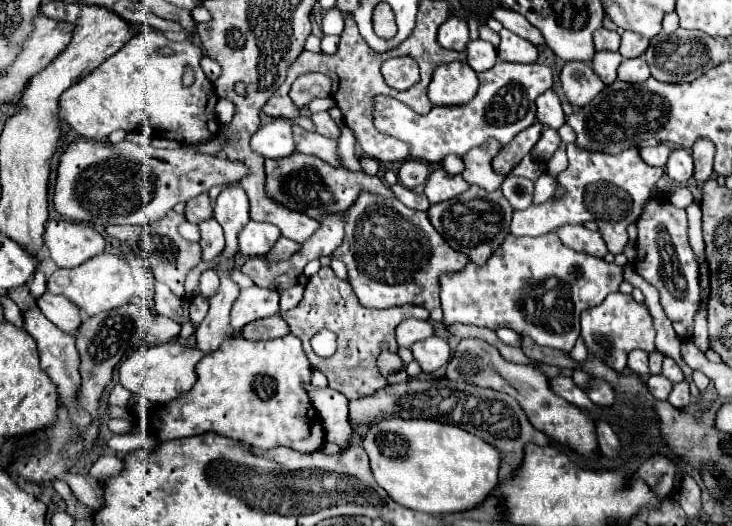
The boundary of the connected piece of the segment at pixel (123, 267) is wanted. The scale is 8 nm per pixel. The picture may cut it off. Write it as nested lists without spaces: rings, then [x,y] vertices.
[[[100,253],[74,269],[56,269],[48,279],[48,291],[54,295],[68,297],[72,303],[76,303],[82,309],[82,313],[94,317],[98,313],[128,303],[136,295],[136,283],[130,273],[130,265],[122,257]]]

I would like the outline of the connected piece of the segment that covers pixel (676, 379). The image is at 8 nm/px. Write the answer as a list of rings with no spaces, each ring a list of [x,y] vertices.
[[[664,357],[664,369],[662,369],[662,375],[668,377],[672,383],[680,383],[680,381],[684,379],[682,369],[680,369],[680,367],[676,365],[676,361],[670,359],[670,357]]]

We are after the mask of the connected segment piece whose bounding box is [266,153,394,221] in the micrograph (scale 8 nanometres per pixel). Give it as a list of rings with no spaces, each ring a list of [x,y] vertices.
[[[294,153],[284,159],[266,159],[266,193],[268,197],[276,199],[276,203],[286,205],[292,211],[300,211],[312,219],[324,219],[332,213],[340,213],[348,209],[356,197],[362,191],[368,191],[382,195],[382,197],[394,197],[392,189],[386,187],[376,175],[370,177],[366,173],[354,173],[348,169],[332,167],[318,157]]]

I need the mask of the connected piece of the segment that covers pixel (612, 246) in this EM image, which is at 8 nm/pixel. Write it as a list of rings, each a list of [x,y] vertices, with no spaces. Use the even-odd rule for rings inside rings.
[[[568,143],[566,153],[568,153],[568,169],[558,175],[562,187],[566,189],[564,199],[546,201],[544,205],[530,205],[524,211],[514,211],[510,233],[516,237],[524,235],[536,237],[550,233],[560,225],[596,221],[608,251],[614,255],[622,253],[628,243],[626,227],[640,217],[642,205],[650,197],[652,187],[662,177],[664,169],[646,165],[638,149],[626,149],[622,153],[608,155],[608,153],[592,153],[588,149],[576,147],[576,143]]]

